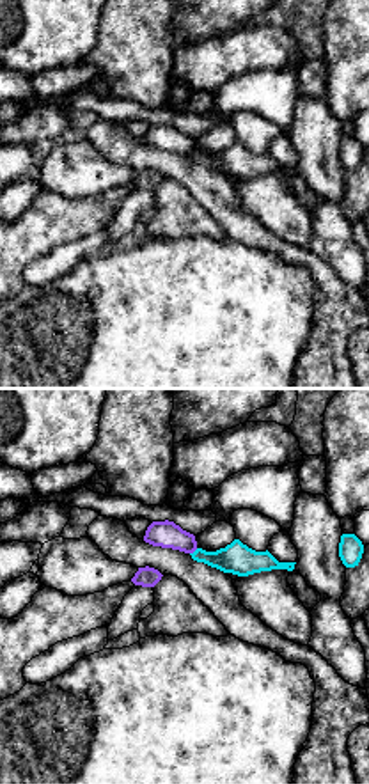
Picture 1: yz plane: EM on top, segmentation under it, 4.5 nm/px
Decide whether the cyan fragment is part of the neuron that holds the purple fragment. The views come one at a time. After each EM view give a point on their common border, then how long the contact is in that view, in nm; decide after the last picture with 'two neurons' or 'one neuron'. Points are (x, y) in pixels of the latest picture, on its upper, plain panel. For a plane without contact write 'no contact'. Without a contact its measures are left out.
contact (194, 153); length 50 nm

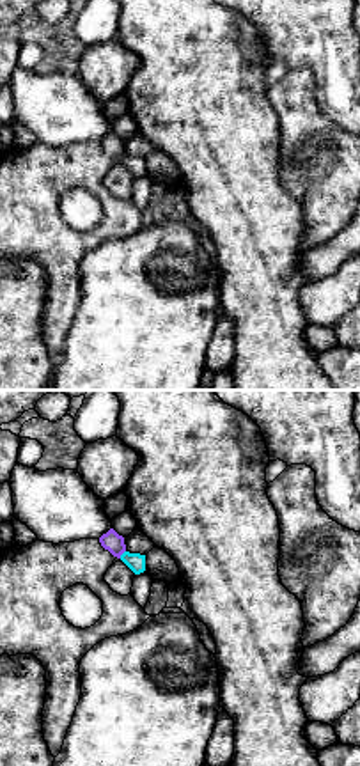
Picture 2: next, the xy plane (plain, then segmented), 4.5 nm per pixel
contact (123, 155); length 50 nm

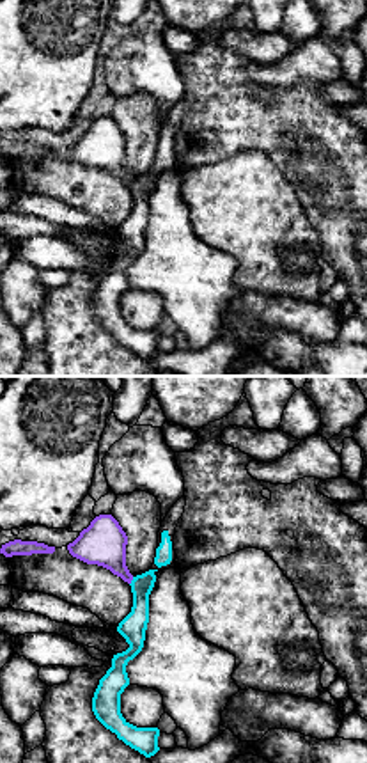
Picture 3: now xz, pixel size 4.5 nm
contact (132, 181); length 40 nm

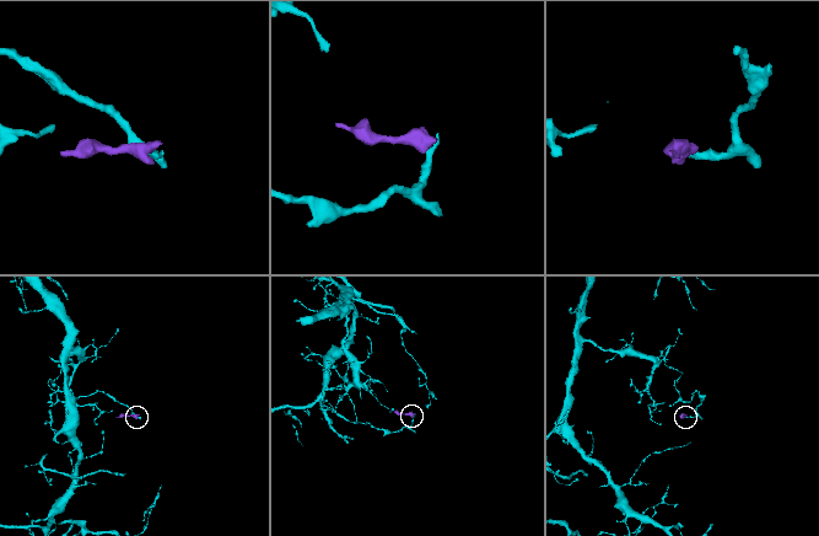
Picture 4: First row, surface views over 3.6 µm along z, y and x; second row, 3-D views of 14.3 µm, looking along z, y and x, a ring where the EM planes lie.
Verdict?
two neurons

